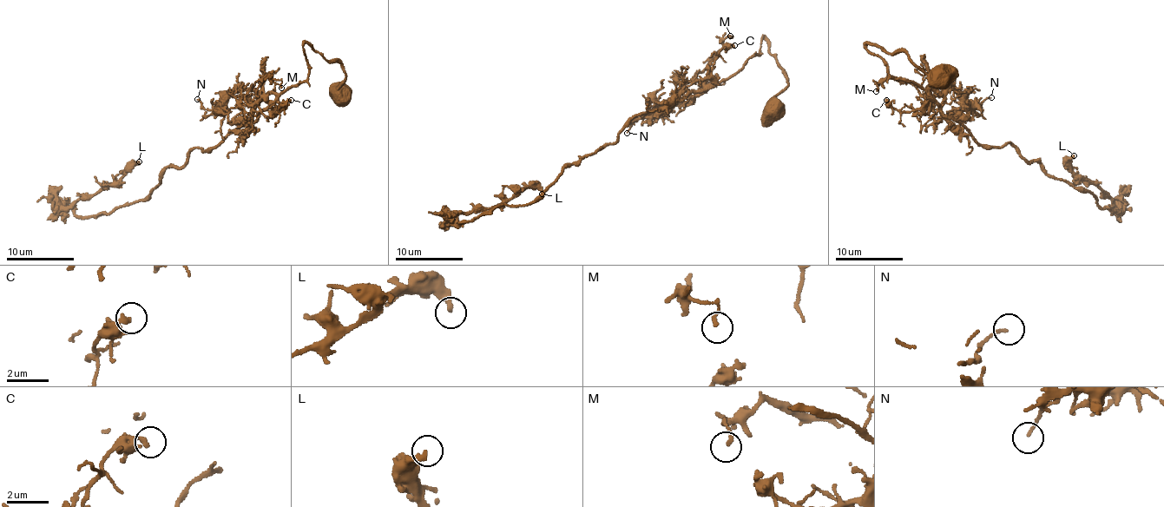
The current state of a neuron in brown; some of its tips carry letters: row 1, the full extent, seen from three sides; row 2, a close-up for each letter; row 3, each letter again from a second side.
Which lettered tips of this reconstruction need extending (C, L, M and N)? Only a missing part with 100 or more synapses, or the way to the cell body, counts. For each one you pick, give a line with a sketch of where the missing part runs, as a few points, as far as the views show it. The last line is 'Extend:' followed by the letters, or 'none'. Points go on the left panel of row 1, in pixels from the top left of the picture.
Extend: none

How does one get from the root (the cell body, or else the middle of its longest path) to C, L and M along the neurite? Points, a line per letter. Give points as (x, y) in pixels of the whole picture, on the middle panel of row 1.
C: (772, 108), (789, 82), (763, 36), (758, 55), (737, 72), (696, 84), (720, 51), (734, 45)
L: (772, 108), (789, 82), (763, 36), (737, 72), (635, 115), (535, 200), (453, 221), (526, 187), (542, 194)
M: (772, 108), (775, 95), (789, 82), (763, 36), (758, 55), (737, 72), (710, 86), (697, 78), (730, 36)

